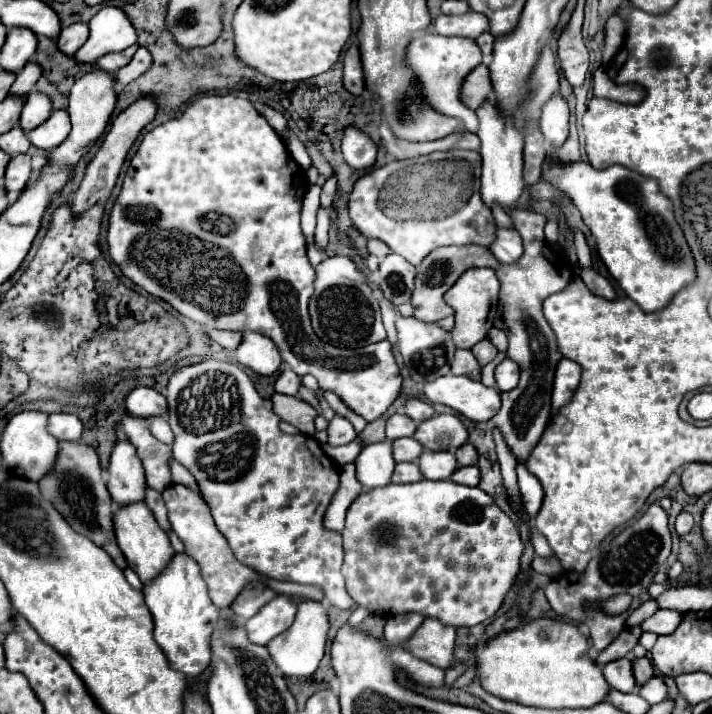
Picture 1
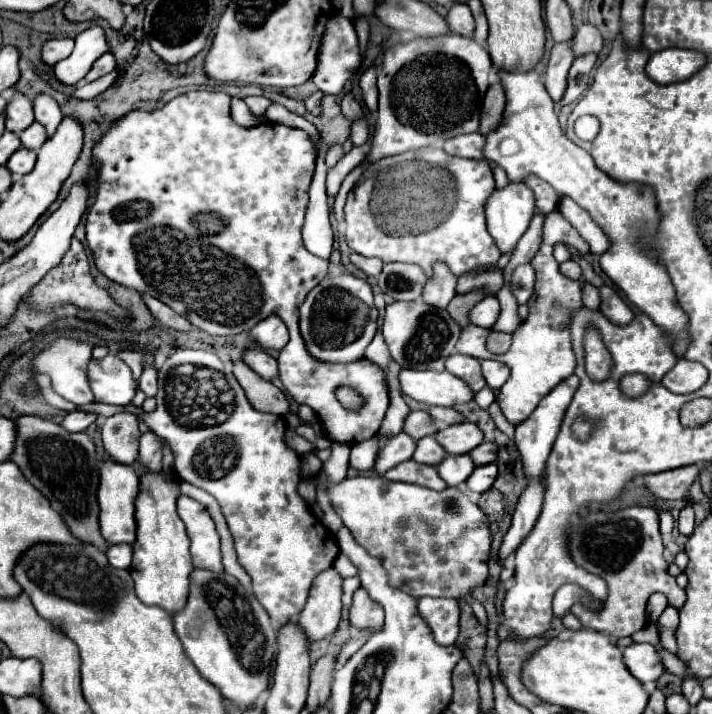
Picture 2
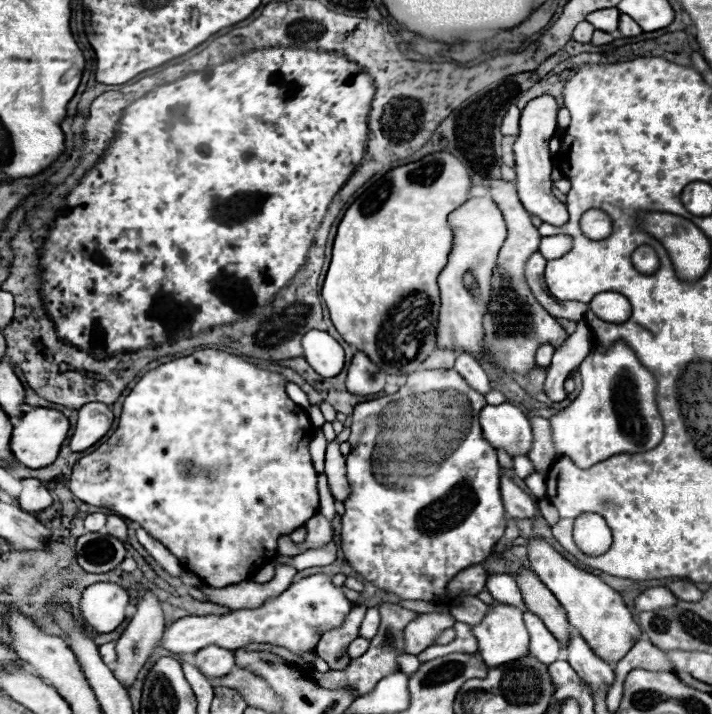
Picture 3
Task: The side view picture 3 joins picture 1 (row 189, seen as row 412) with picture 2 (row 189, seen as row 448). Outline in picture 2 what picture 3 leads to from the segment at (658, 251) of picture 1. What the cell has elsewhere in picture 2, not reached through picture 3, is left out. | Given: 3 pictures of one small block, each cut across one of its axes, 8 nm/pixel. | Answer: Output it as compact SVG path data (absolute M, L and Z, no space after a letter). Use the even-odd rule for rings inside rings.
M538 70L524 72L524 74L510 74L510 72L500 72L498 74L506 92L506 110L500 126L486 136L486 146L484 146L484 156L486 160L494 160L498 166L502 166L512 182L524 182L526 176L534 174L542 180L546 180L558 196L570 196L578 206L590 212L590 216L598 222L598 226L608 232L608 238L612 240L612 246L600 256L600 268L608 274L608 278L626 294L626 298L644 314L652 318L652 322L662 328L662 332L672 340L674 354L682 358L682 354L688 350L690 344L690 332L688 332L688 314L680 308L676 300L676 290L674 284L670 282L668 272L656 258L644 256L644 252L638 248L640 236L652 234L656 230L656 220L658 220L658 210L656 210L656 198L652 188L646 184L620 184L612 178L608 178L604 172L600 172L588 152L584 152L580 146L572 144L564 132L558 126L558 118L554 112L554 102L548 96L546 88L540 82Z

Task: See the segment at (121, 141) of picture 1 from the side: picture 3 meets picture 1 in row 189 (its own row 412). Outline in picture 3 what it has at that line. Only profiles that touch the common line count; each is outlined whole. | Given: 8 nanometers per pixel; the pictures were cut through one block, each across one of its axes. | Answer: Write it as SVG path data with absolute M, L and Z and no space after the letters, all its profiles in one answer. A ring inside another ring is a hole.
M90 402L78 410L78 422L70 436L70 448L82 452L94 446L102 436L112 428L114 414L112 408L104 402Z

